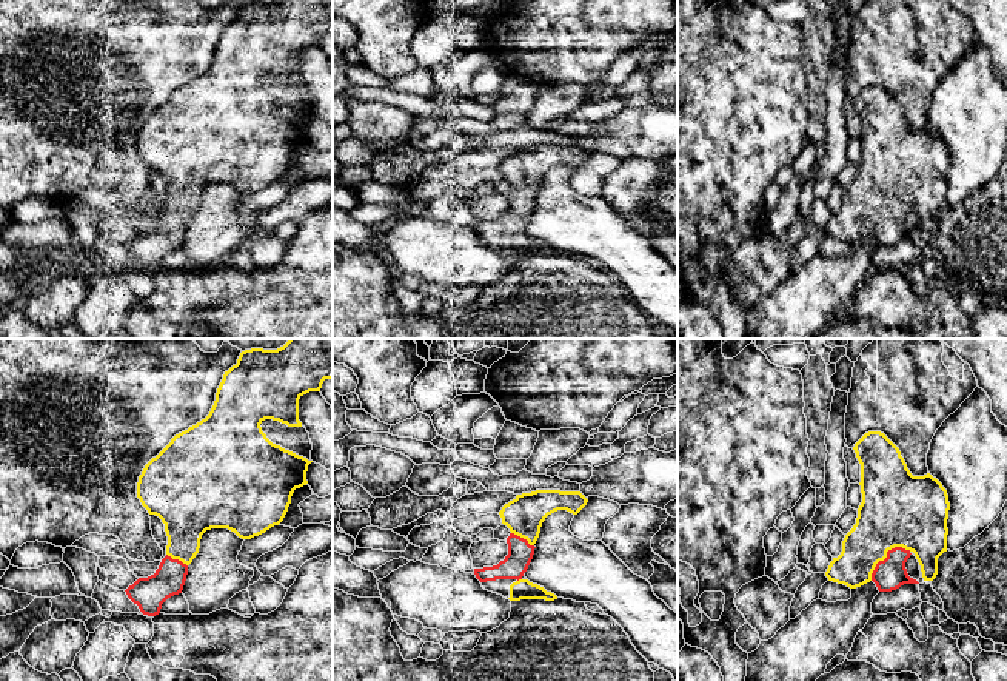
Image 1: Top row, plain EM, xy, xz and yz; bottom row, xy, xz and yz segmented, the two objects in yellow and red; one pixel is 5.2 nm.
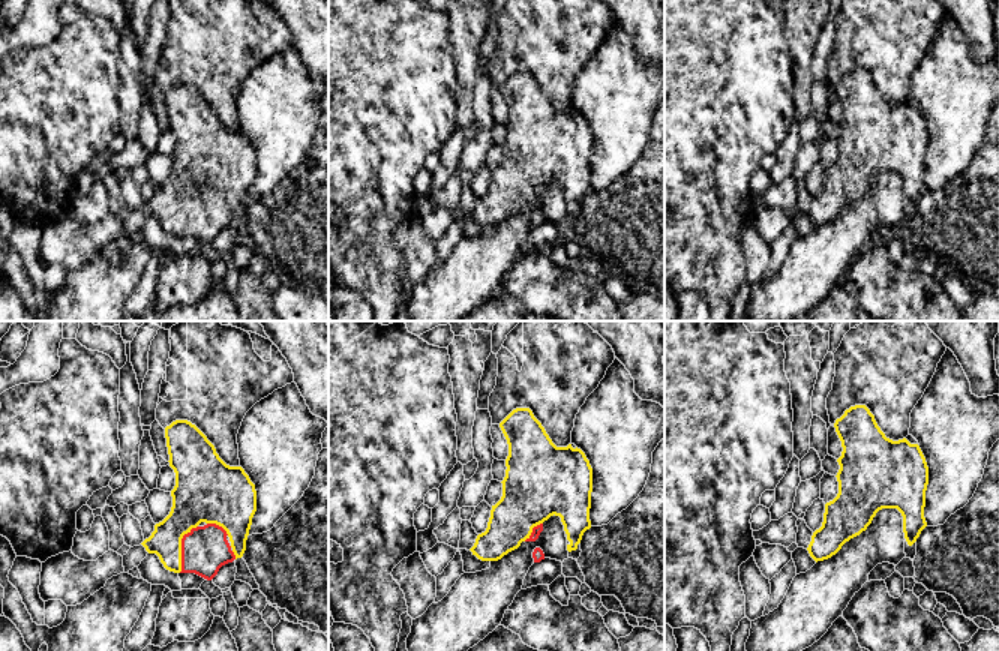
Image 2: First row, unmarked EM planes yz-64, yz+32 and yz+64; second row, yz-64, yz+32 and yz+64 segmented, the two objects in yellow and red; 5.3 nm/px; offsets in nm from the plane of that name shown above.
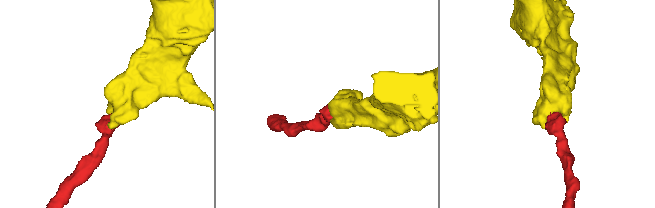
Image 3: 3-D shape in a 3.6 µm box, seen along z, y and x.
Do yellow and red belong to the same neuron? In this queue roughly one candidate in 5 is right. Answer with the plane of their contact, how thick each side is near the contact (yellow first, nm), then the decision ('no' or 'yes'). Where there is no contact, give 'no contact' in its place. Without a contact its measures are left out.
meets yellow in yz; 380 nm thick on the yellow side, 160 nm on the other; yes

